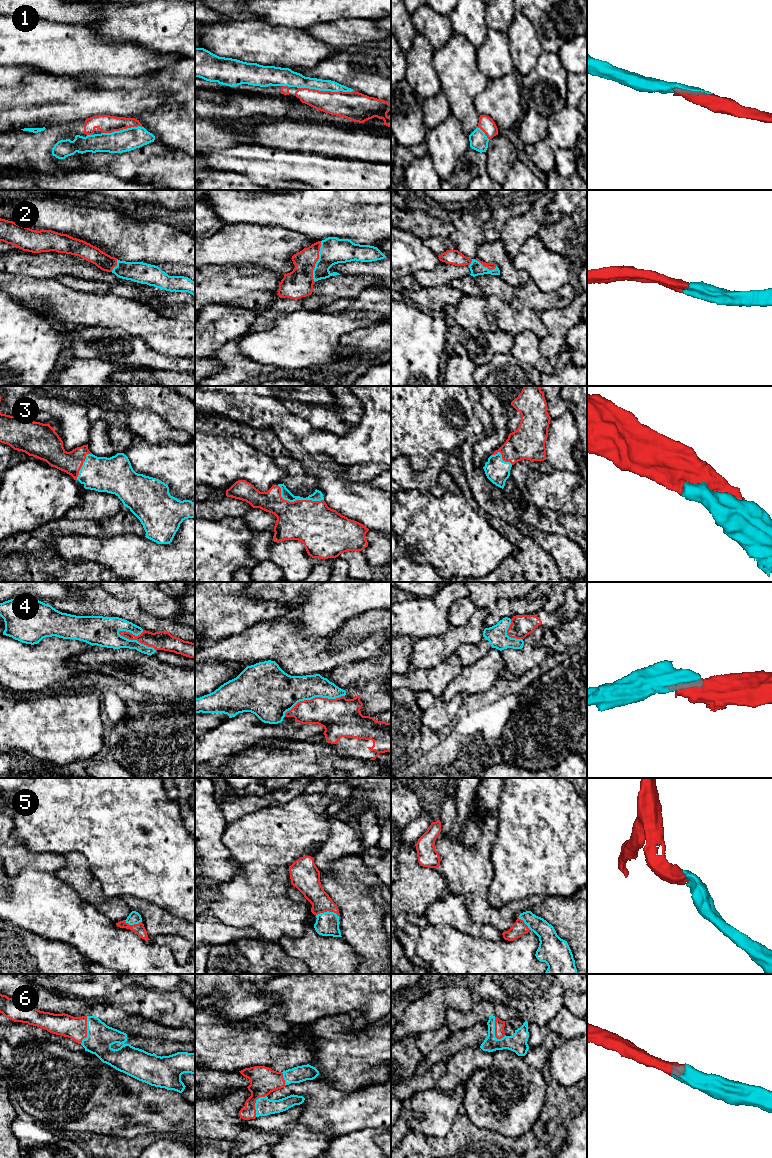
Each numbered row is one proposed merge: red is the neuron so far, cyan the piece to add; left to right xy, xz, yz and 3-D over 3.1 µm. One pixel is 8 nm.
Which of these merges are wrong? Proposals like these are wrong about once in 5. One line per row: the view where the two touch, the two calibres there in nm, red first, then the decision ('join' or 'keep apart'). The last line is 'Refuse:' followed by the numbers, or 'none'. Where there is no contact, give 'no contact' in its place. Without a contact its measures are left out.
1: contact in xz; calibres 220 and 110 nm; join
2: contact in xz; calibres 220 and 220 nm; join
3: contact in xz; calibres 360 and 80 nm; join
4: contact in xy; calibres 150 and 200 nm; keep apart
5: contact in xz; calibres 180 and 190 nm; join
6: contact in yz; calibres 80 and 150 nm; join
Refuse: 4

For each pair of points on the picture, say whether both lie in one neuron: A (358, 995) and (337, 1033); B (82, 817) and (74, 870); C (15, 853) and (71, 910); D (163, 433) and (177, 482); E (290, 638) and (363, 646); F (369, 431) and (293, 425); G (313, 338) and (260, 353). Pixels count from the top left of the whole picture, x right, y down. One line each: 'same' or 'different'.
A: different
B: different
C: different
D: different
E: same
F: same
G: same

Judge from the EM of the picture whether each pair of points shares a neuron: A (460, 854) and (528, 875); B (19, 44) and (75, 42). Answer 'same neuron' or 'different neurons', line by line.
A: different neurons
B: same neuron

